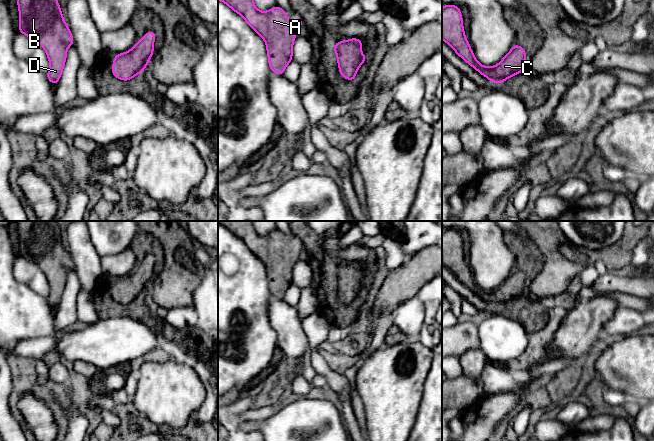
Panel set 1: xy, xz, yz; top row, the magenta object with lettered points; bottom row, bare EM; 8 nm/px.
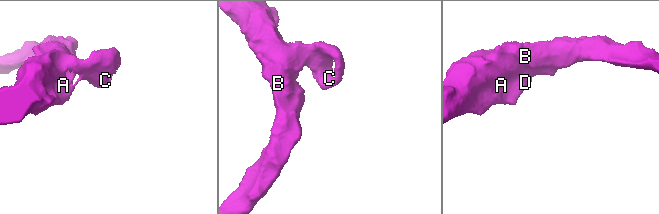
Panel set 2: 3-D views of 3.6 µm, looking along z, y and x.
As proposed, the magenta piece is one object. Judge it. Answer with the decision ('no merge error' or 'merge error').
no merge error

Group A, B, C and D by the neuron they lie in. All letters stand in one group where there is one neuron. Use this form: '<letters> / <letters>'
A B C D

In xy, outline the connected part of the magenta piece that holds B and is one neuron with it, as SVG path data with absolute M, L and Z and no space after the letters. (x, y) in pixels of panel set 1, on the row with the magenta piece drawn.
M17 0L19 28L45 50L50 63L48 80L57 85L66 62L67 49L74 39L57 0Z

